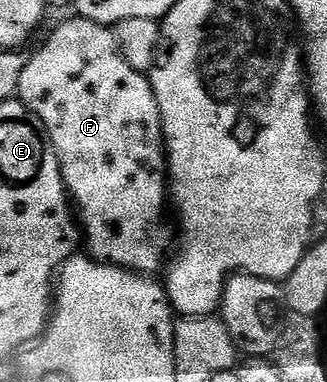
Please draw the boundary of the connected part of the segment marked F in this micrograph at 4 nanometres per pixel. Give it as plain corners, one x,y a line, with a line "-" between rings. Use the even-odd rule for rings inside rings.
73,17
68,19
63,26
56,27
54,35
34,55
30,54
27,57
26,67
20,76
16,94
21,102
42,121
52,144
56,148
56,156
60,160
60,168
62,169
62,179
66,185
66,192
70,195
70,201
76,207
76,218
80,223
80,230
84,235
84,246
86,242
87,248
85,247
85,249
88,251
89,257
96,262
108,262
112,266
122,266
125,270
132,270
136,274
154,276
157,275
158,269
160,269
159,271
163,269
172,250
172,234
170,238
169,228
162,226
162,217
166,214
166,206
168,210
168,167
166,165
166,143
162,136
160,108
156,104
156,96
150,86
149,77
143,71
132,68
132,64
128,64
128,60
122,55
122,50
118,47
115,31
111,27
101,26
87,18

